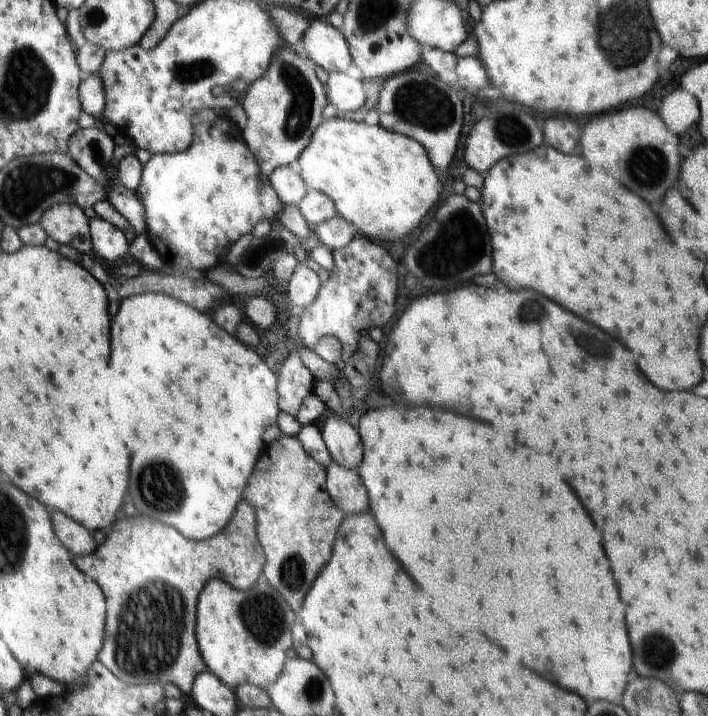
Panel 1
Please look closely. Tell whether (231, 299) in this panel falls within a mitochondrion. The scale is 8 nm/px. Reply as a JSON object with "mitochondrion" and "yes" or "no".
{"mitochondrion":"no"}

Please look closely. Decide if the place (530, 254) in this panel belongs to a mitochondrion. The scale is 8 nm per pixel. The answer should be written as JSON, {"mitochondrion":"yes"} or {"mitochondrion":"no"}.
{"mitochondrion":"no"}

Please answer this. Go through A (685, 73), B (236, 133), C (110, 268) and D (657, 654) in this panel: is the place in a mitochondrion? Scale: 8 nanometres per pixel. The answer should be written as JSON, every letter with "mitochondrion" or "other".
{"A":"other","B":"other","C":"other","D":"mitochondrion"}

